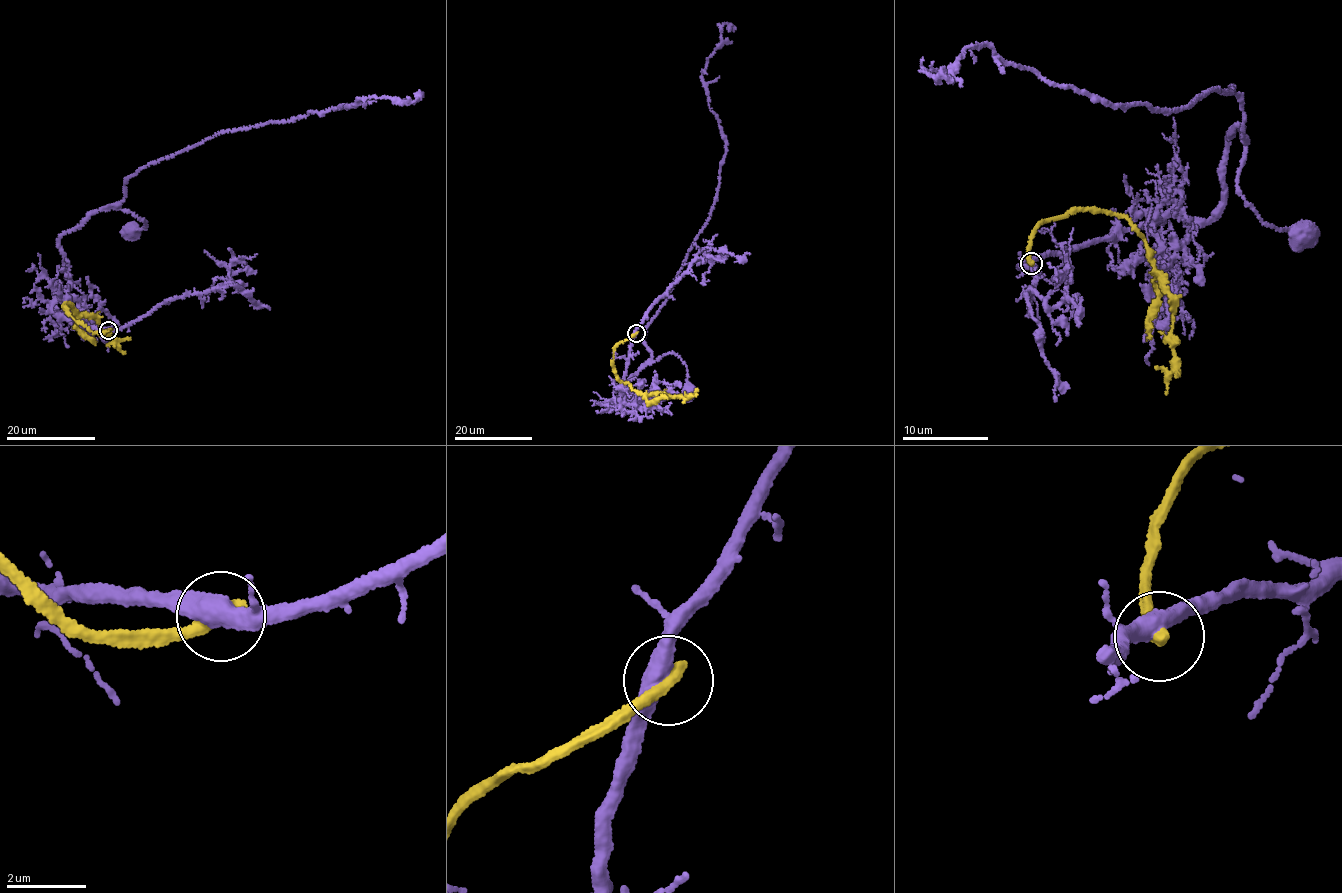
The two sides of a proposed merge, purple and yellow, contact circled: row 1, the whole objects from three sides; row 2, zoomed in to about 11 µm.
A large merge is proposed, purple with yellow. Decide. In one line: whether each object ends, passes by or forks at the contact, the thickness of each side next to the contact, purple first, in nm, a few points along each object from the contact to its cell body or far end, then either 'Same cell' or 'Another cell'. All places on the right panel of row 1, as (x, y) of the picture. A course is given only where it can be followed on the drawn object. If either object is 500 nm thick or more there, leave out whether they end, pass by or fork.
At the ring purple passes by. At the ring yellow ends. Thickness 480 nm (purple) against 380 nm. Course of purple: (1030, 264), (1173, 211), (1208, 219), (1237, 126), (1247, 147), (1241, 195), (1262, 221), (1306, 237). Course of yellow: (1032, 264), (1028, 250), (1046, 220), (1110, 211), (1139, 232), (1172, 301), (1175, 356), (1166, 395). Another cell

